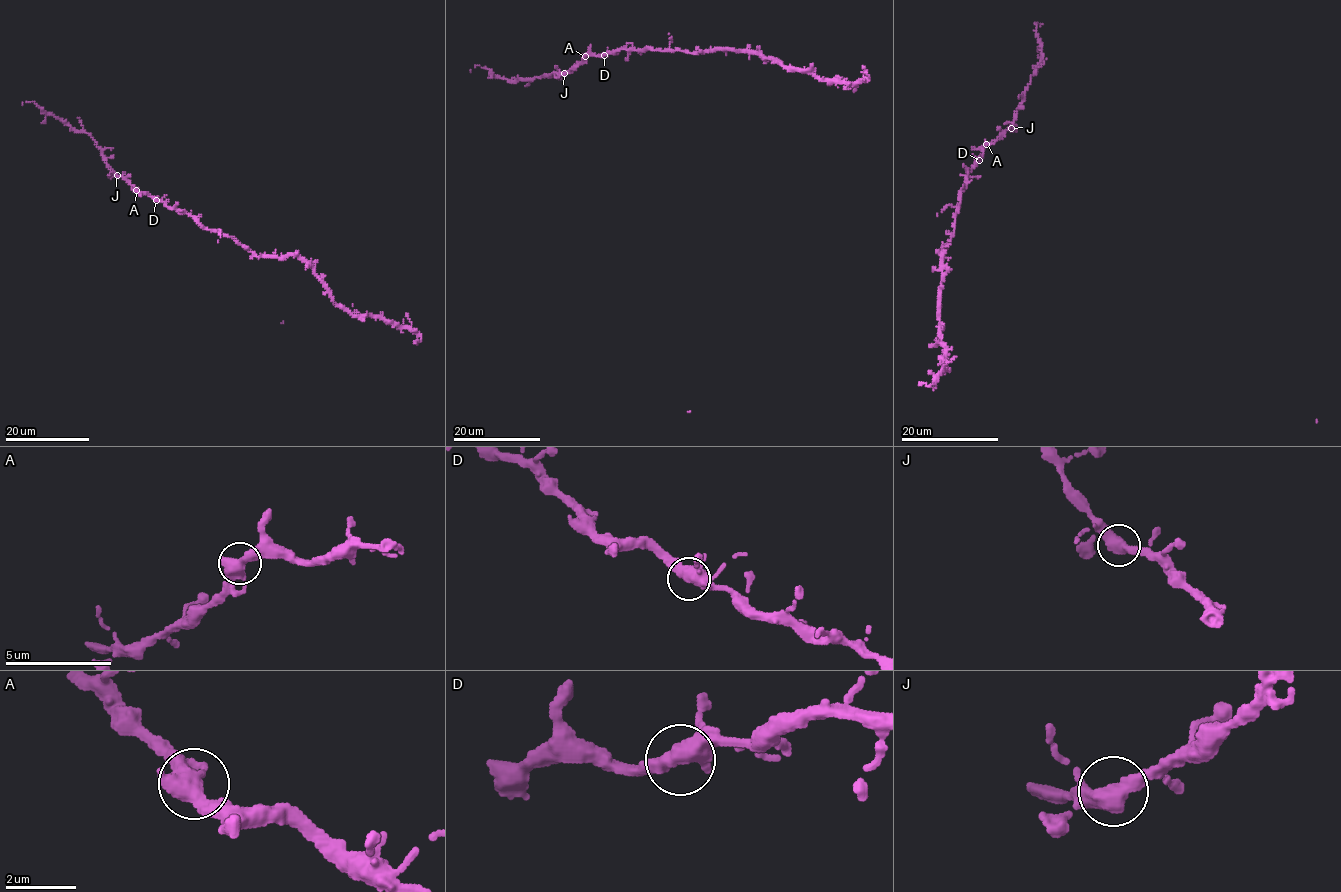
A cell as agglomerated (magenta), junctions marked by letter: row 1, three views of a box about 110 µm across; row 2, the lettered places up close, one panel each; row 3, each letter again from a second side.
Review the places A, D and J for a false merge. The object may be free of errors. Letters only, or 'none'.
none

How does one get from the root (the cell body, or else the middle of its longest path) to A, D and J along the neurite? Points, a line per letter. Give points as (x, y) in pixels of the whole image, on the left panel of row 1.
A: (326, 288), (314, 270), (298, 257), (257, 256), (230, 237), (203, 229), (187, 213), (179, 213), (136, 190)
D: (326, 288), (314, 270), (298, 257), (257, 256), (230, 237), (203, 229), (187, 213), (179, 213), (156, 200)
J: (326, 288), (298, 257), (257, 256), (230, 237), (203, 229), (187, 213), (139, 193), (117, 175)

